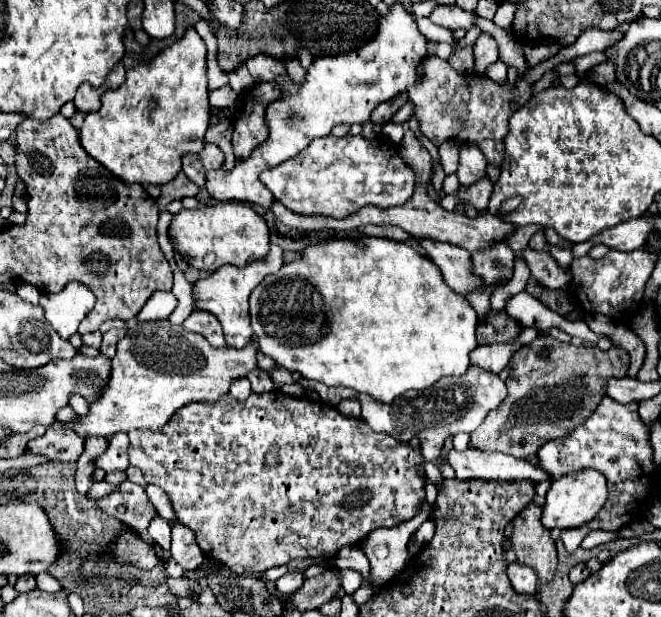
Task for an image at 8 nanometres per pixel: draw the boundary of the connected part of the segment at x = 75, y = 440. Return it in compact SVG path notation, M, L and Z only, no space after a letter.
M53 423L47 427L45 435L33 439L27 445L27 453L39 453L53 461L77 461L83 453L85 439L75 435L65 423Z

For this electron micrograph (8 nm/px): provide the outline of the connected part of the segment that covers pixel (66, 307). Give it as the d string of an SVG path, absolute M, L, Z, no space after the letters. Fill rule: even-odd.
M73 281L61 293L41 295L39 305L45 309L45 319L53 325L53 329L63 339L69 339L77 333L79 323L93 309L95 295L89 287Z

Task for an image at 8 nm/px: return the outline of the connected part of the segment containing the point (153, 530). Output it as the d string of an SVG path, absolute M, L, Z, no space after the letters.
M155 517L151 521L151 527L147 529L147 533L165 553L169 551L169 547L171 547L171 527L163 517Z

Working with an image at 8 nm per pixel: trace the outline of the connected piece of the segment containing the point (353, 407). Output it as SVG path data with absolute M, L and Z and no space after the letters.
M343 399L337 409L343 413L343 415L351 415L351 417L359 417L359 401L357 399Z

